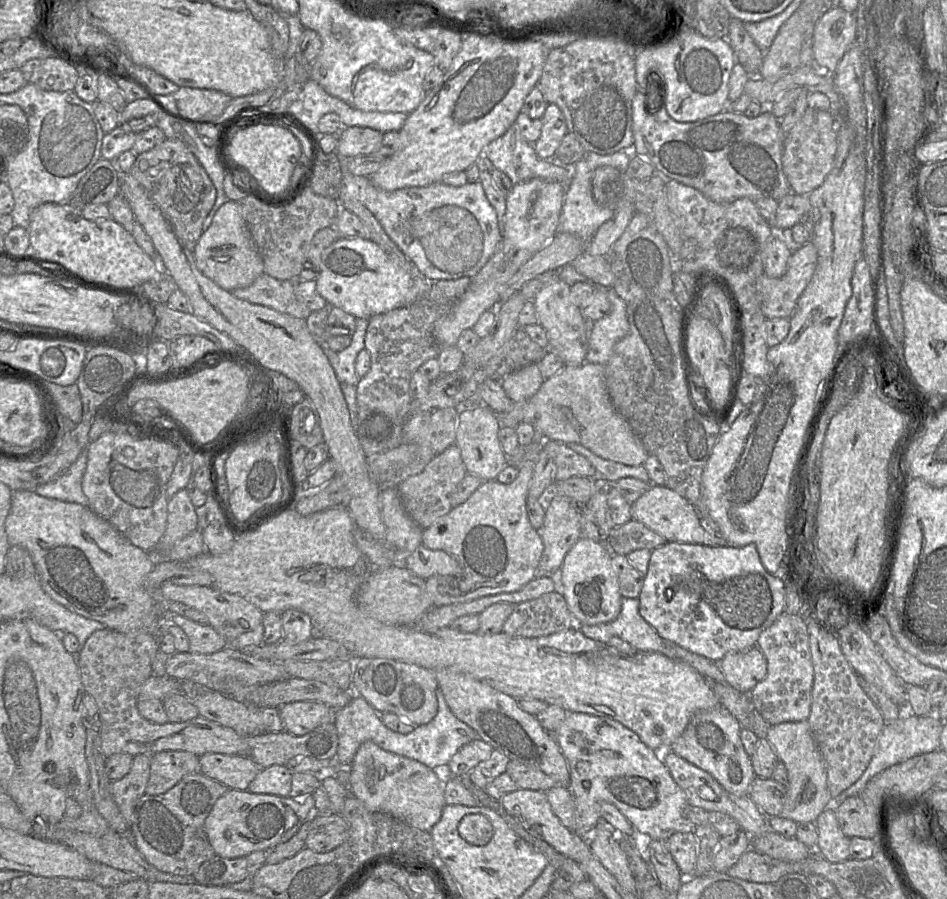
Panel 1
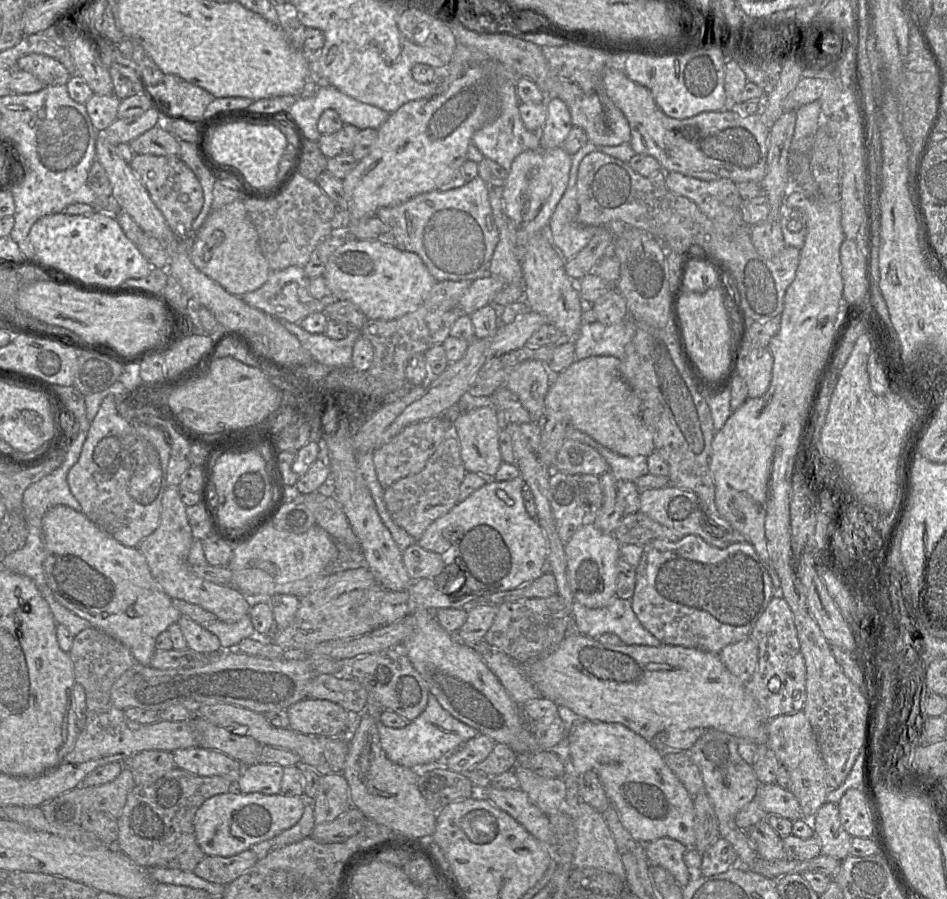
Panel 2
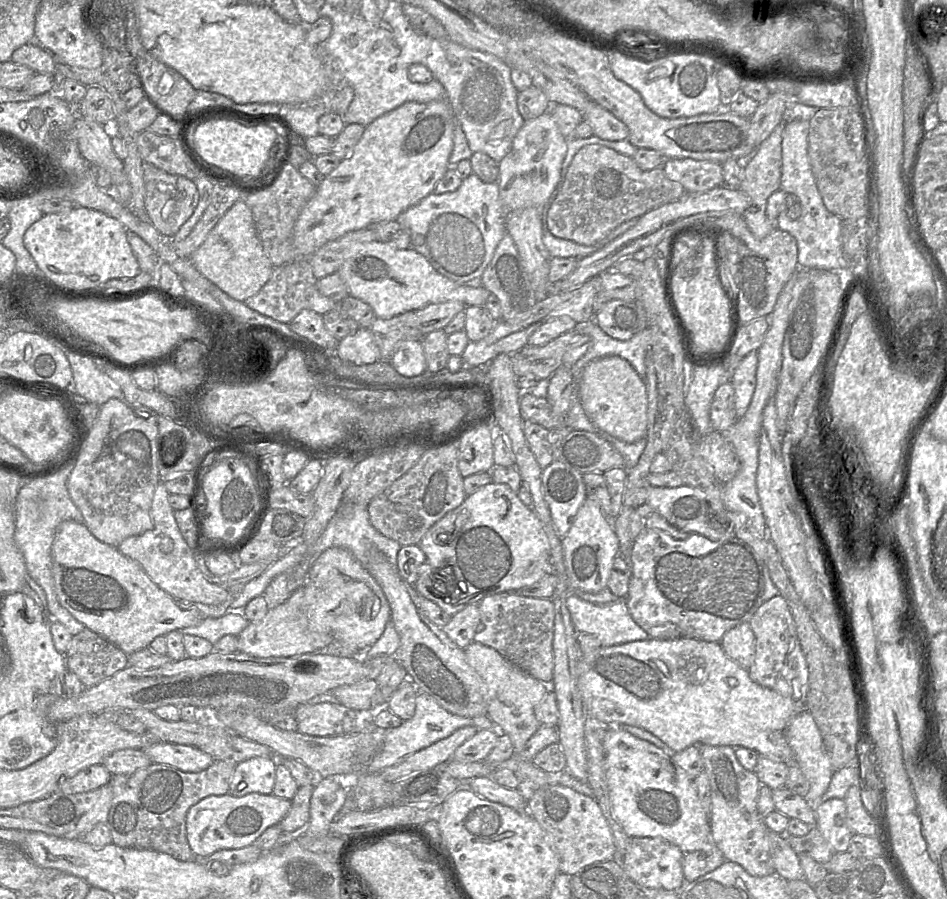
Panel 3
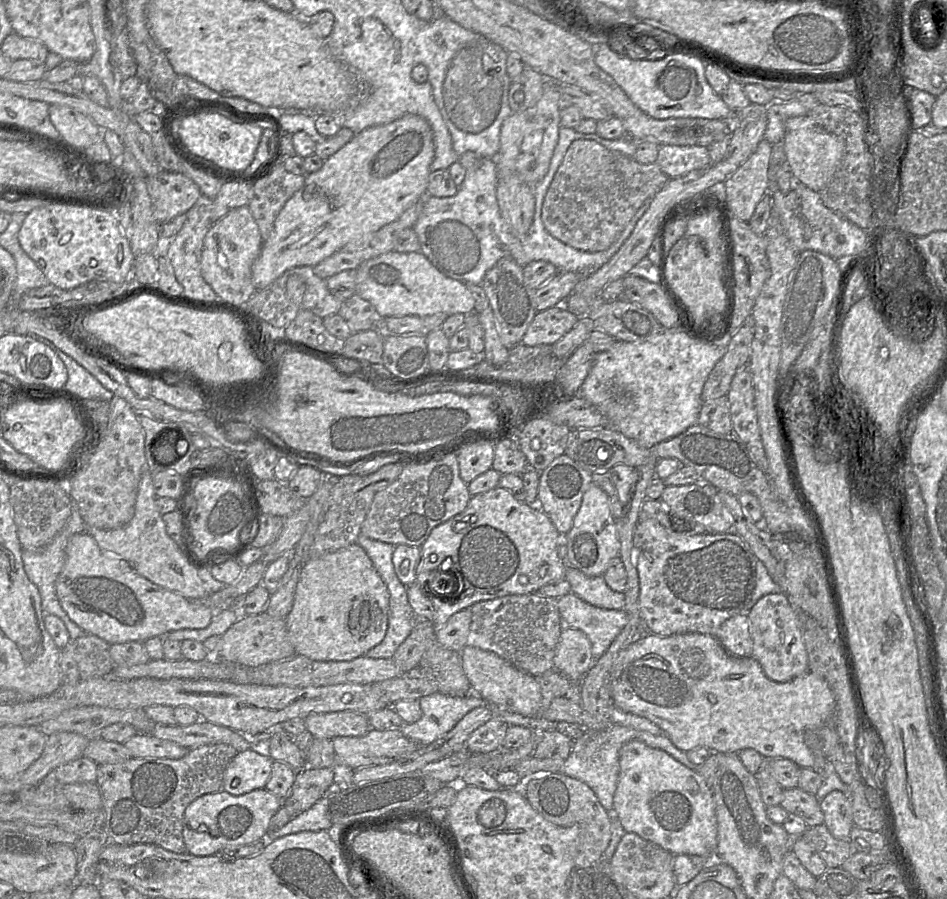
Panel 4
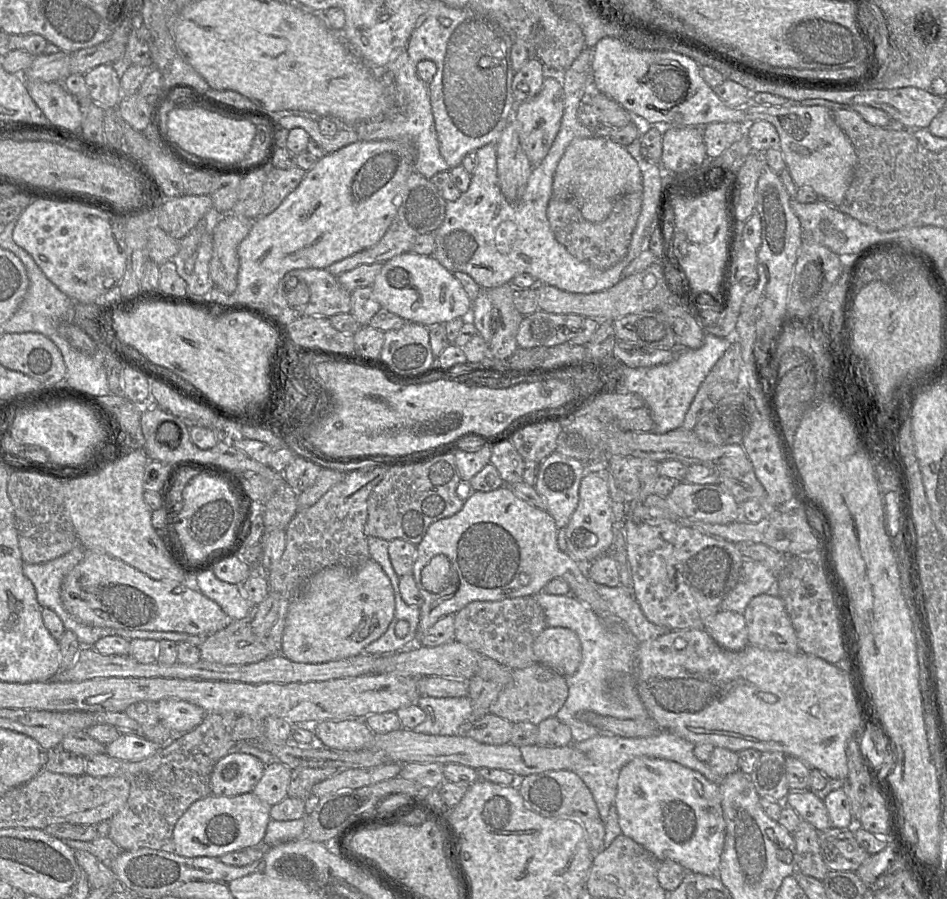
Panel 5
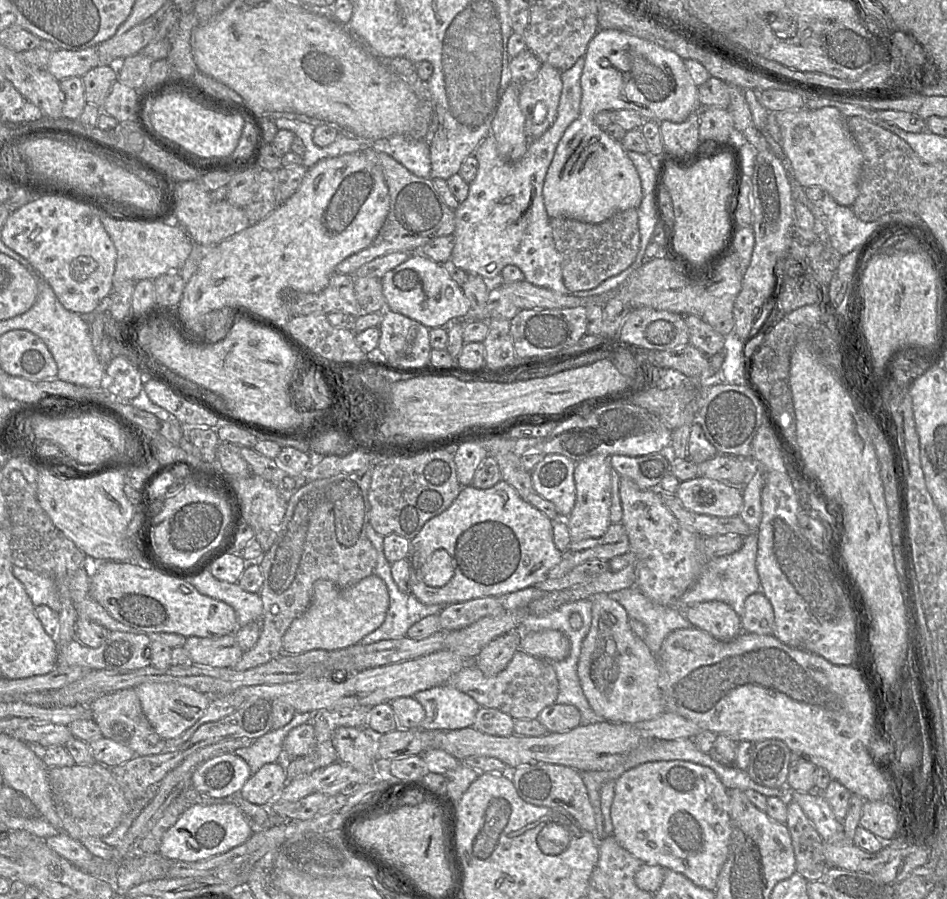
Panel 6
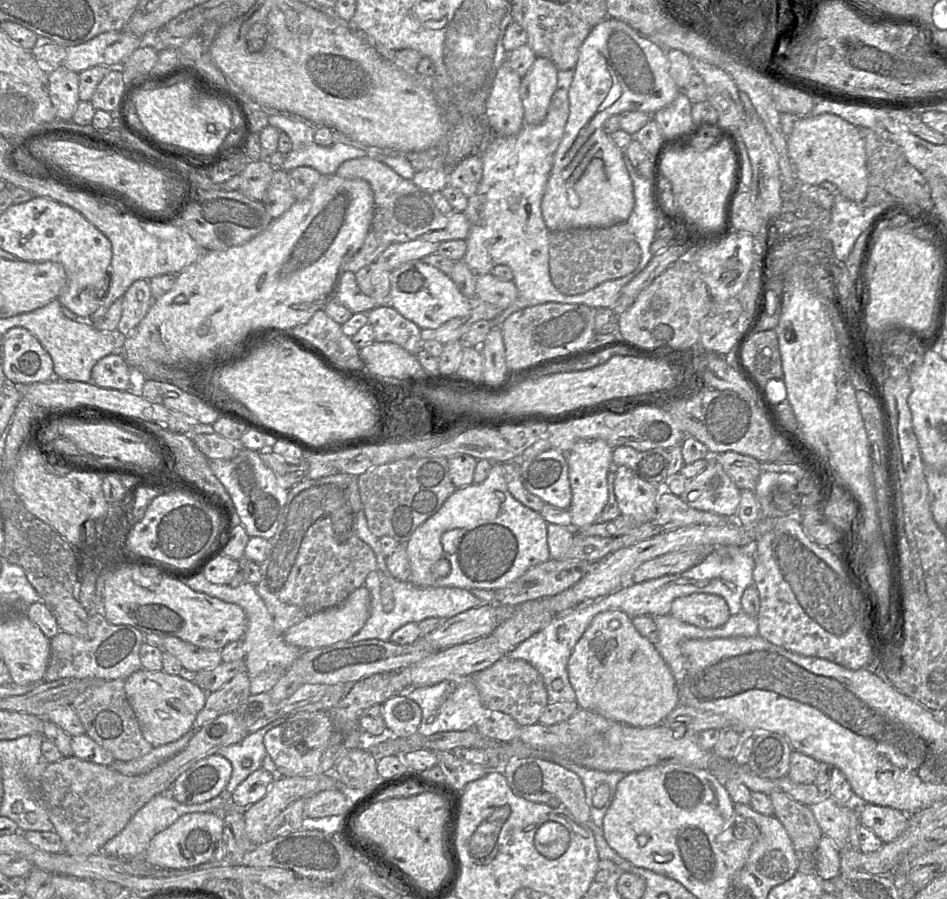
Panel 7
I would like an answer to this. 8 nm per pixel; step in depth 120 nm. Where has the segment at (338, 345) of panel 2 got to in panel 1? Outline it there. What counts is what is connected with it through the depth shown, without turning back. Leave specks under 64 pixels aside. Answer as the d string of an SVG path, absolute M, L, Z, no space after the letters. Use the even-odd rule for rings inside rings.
M356 319L356 329L352 335L351 344L343 351L335 352L330 349L327 341L319 342L340 384L357 386L361 379L356 373L355 364L357 355L365 348L365 335L368 324L369 319Z

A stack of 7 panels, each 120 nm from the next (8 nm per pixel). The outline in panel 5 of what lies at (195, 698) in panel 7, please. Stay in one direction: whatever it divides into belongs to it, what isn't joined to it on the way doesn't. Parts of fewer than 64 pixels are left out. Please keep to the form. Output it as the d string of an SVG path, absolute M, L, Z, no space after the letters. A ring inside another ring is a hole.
M163 699L156 706L161 723L174 735L192 731L206 717L206 712L201 707L182 700Z

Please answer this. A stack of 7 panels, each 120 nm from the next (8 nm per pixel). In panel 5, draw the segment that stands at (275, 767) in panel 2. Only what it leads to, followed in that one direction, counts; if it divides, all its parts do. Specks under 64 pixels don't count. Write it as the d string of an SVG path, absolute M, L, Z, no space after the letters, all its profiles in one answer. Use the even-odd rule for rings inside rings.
M230 752L214 766L210 776L211 795L235 797L253 791L265 771L255 756Z

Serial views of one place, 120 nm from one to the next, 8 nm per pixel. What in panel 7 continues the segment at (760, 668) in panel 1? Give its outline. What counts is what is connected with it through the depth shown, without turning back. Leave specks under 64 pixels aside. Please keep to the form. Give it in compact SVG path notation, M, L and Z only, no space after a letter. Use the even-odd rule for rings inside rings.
M703 593L676 598L671 604L670 615L702 629L718 628L731 616L729 607L721 596Z

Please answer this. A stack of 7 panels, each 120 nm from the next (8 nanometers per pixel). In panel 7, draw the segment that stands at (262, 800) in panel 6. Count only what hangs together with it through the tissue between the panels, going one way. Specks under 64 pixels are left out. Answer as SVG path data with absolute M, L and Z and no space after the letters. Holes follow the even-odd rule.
M264 768L251 773L231 793L231 801L238 808L247 808L261 800L274 781L274 775Z

